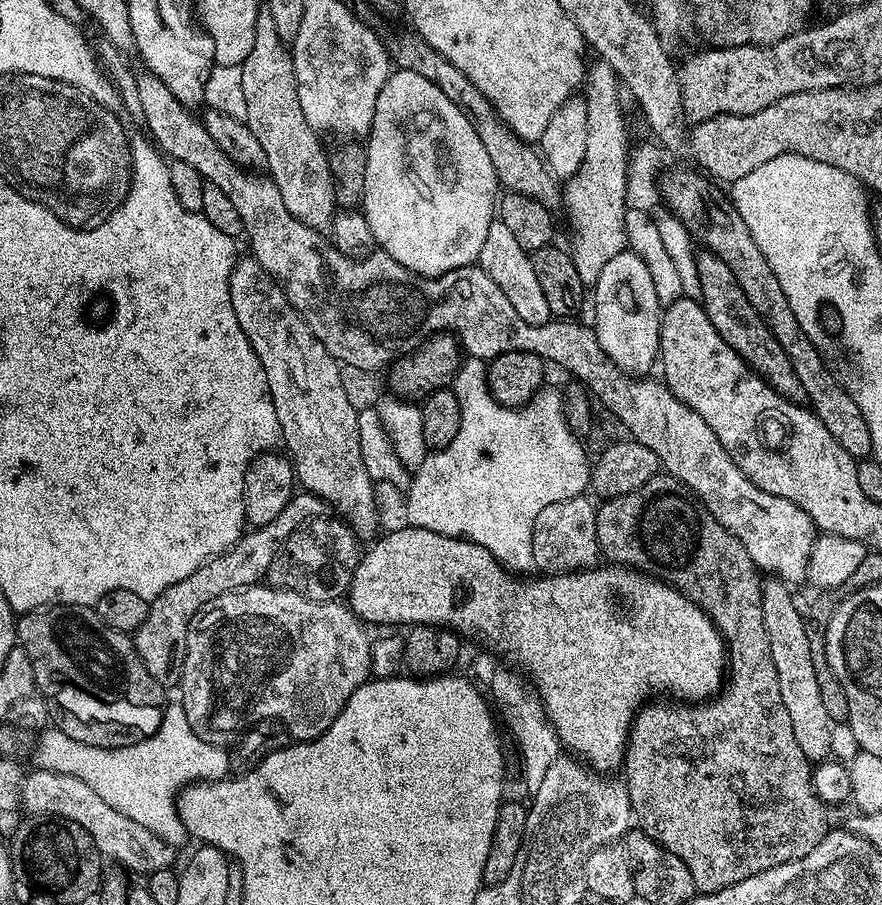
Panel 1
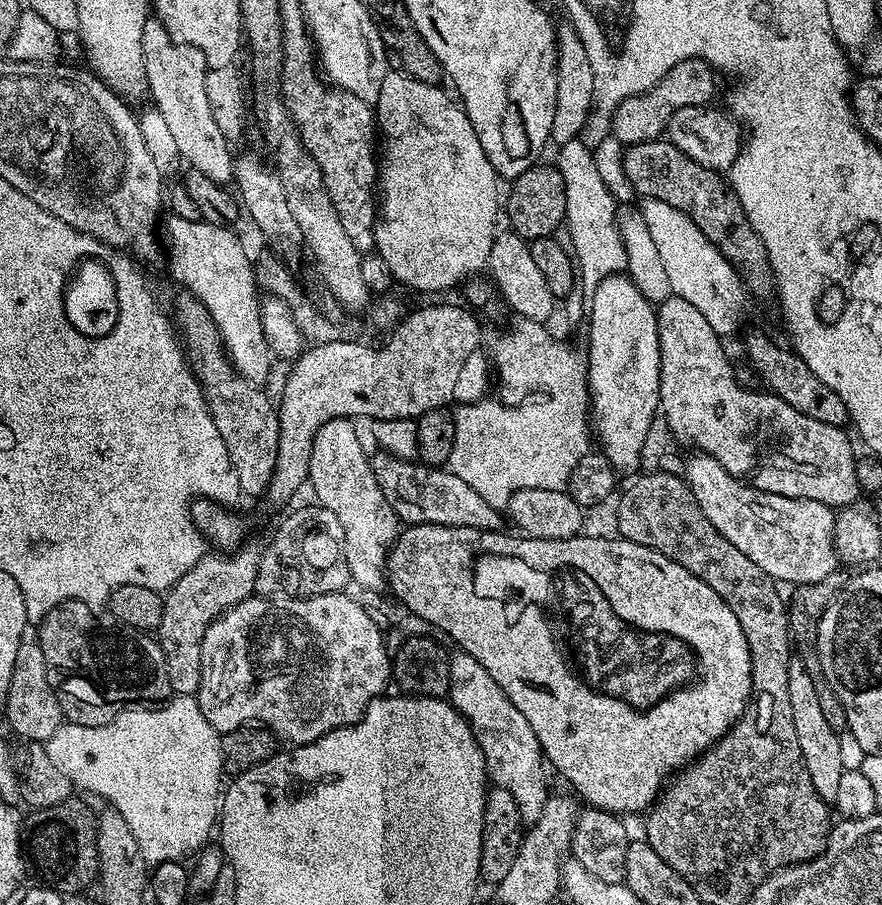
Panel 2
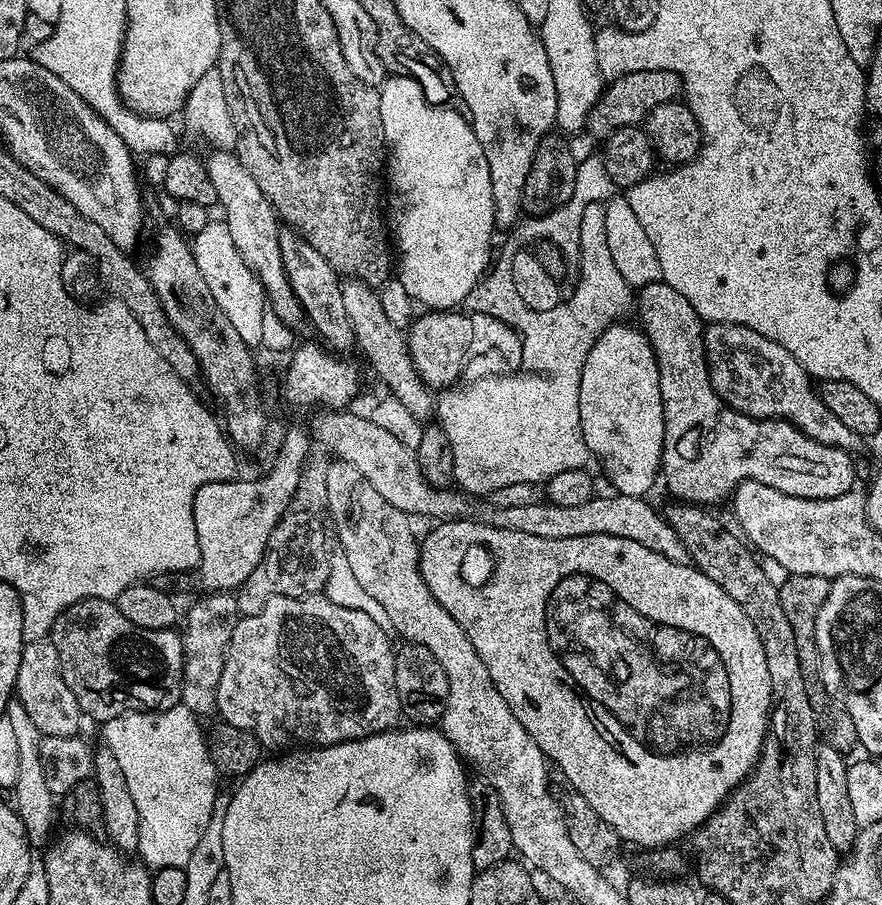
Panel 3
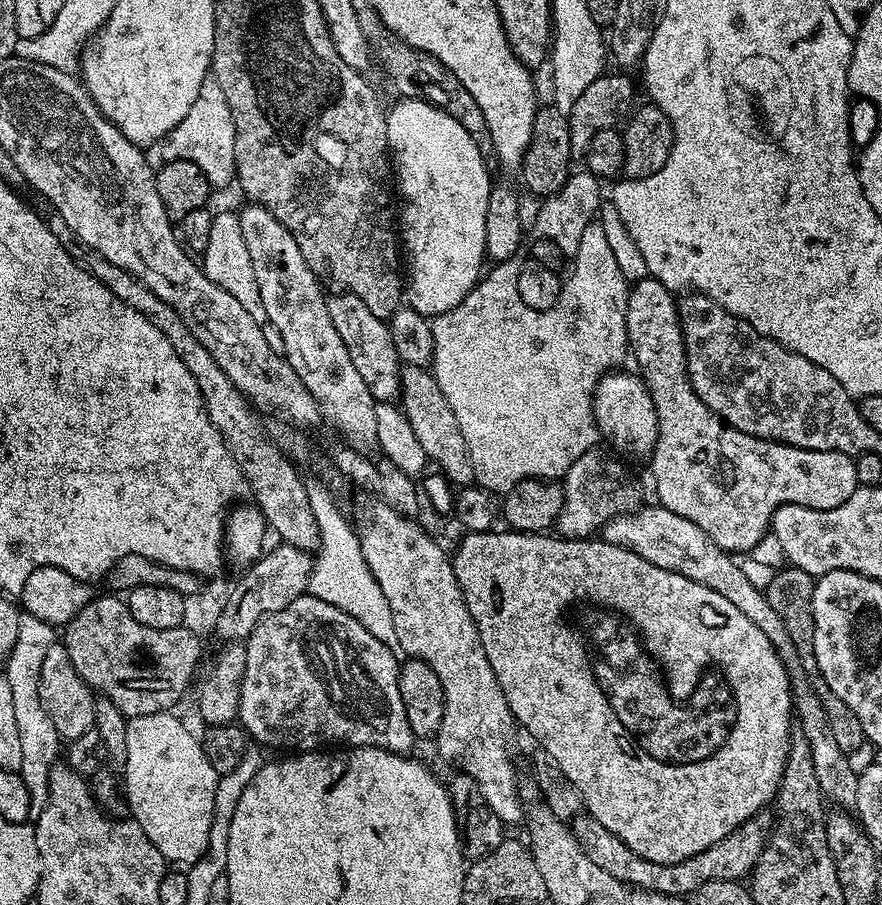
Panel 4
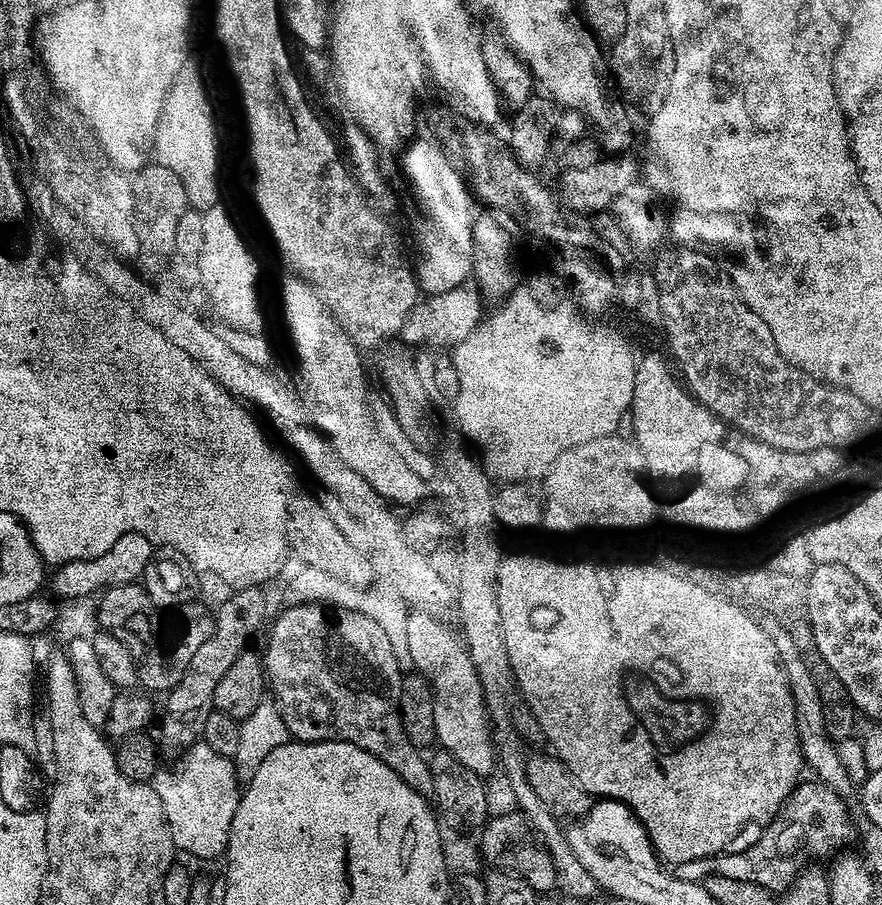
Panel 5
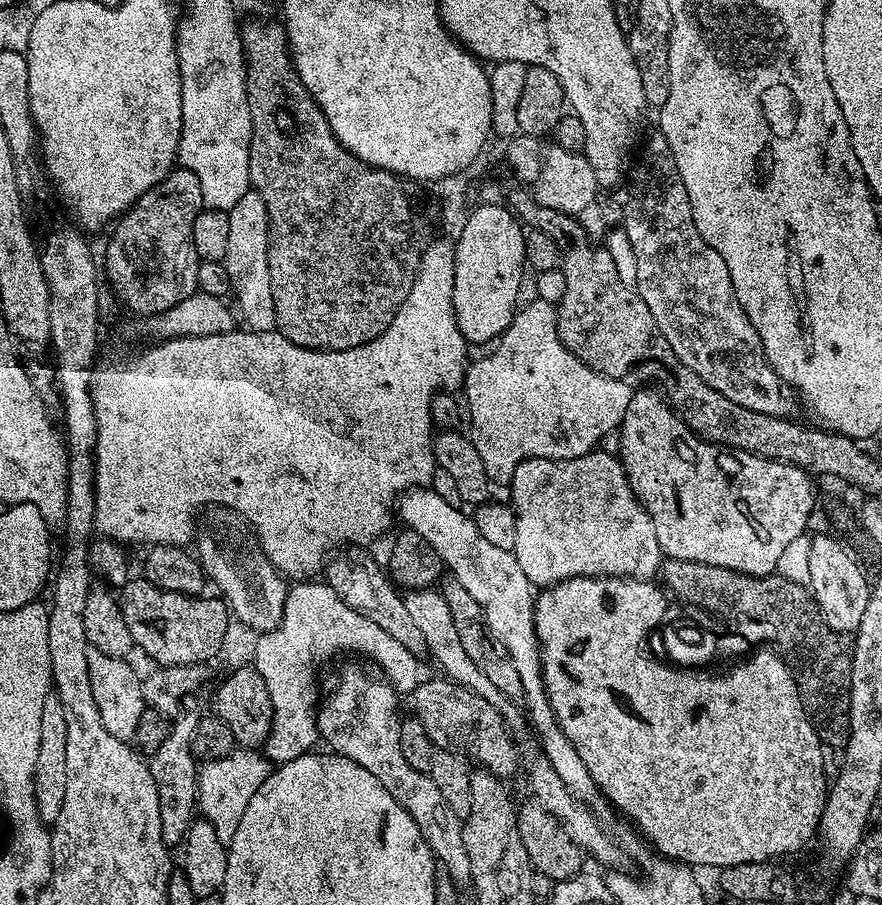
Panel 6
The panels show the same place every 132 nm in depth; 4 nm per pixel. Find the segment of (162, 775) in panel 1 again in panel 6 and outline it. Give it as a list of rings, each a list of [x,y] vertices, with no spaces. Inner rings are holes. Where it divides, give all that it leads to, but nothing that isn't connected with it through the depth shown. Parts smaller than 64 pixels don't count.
[[[254,748],[232,749],[226,758],[209,760],[198,772],[198,812],[203,819],[214,828],[218,838],[227,846],[234,838],[234,830],[238,830],[238,822],[242,818],[246,805],[258,786],[266,782],[266,778],[272,773],[274,765],[263,751]]]

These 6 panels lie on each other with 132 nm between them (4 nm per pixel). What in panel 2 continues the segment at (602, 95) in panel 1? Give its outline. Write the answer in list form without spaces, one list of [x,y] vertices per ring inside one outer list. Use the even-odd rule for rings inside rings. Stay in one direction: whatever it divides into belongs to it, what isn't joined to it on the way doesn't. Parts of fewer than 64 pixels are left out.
[[[583,139],[567,140],[559,145],[554,166],[562,174],[562,182],[566,186],[566,228],[572,234],[574,263],[588,286],[605,280],[608,276],[619,276],[628,267],[626,262],[626,246],[622,246],[622,238],[616,221],[617,200],[611,196],[606,183],[595,166],[592,157],[593,149],[583,144]]]

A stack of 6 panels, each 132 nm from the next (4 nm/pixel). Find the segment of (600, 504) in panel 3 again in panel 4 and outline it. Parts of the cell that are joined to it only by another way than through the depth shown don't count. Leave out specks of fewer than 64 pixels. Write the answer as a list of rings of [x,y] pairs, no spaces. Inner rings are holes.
[[[659,503],[641,506],[634,512],[621,512],[612,516],[600,527],[599,539],[610,542],[614,546],[622,546],[642,558],[646,562],[654,562],[654,566],[662,566],[662,570],[670,570],[674,574],[682,574],[682,578],[690,578],[702,586],[710,586],[714,594],[722,594],[726,602],[734,602],[766,638],[776,647],[778,658],[784,664],[792,681],[792,706],[795,719],[798,721],[798,732],[806,738],[810,746],[810,758],[814,758],[814,774],[818,774],[818,784],[825,797],[836,806],[855,805],[858,798],[858,772],[850,761],[849,753],[834,742],[834,733],[830,731],[830,722],[826,718],[826,710],[822,706],[822,698],[814,690],[811,679],[804,671],[804,663],[800,661],[794,642],[790,642],[788,628],[778,618],[774,606],[770,606],[767,595],[744,573],[740,564],[735,564],[733,557],[706,534],[690,518],[682,518],[682,514],[674,514],[674,510],[666,510]]]

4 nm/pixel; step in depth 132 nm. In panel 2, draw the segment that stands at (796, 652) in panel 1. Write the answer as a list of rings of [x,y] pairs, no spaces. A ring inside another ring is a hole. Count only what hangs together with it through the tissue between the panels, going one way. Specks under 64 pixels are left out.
[[[792,659],[788,673],[790,674],[790,706],[794,710],[794,731],[798,734],[798,746],[802,746],[802,758],[806,762],[806,770],[810,770],[810,782],[814,782],[814,790],[818,790],[825,804],[835,805],[838,786],[841,785],[842,774],[846,771],[844,748],[840,745],[841,733],[835,732],[830,722],[826,722],[826,718],[822,715],[814,678],[810,678],[810,670],[806,670],[803,660]]]

